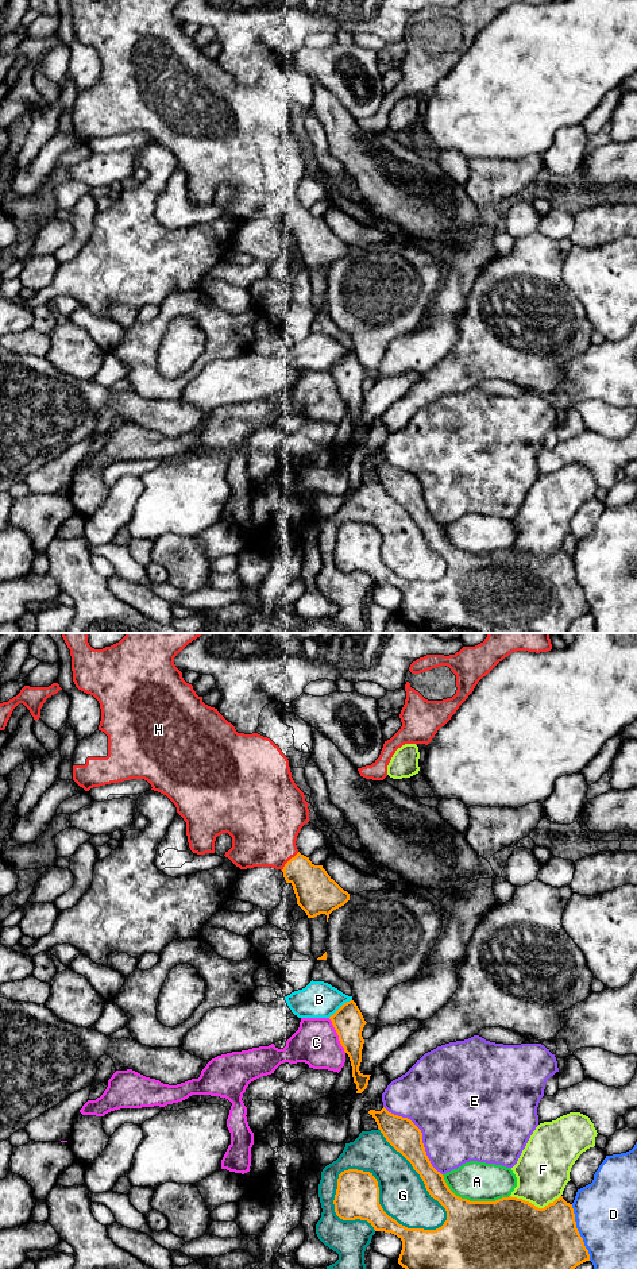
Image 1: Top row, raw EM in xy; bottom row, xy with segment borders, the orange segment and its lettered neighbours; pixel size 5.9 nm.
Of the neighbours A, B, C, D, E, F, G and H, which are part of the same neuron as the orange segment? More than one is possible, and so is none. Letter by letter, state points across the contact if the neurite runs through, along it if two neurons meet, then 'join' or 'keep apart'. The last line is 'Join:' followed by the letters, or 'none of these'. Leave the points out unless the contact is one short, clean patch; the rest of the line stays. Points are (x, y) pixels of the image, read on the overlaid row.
A: keep apart
B: join
C: keep apart
D: keep apart
E: keep apart
F: keep apart
G: keep apart
H: join
Join: B, H

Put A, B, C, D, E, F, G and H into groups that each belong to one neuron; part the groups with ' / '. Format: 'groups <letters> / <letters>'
groups A / B H / C / D / E / F / G

